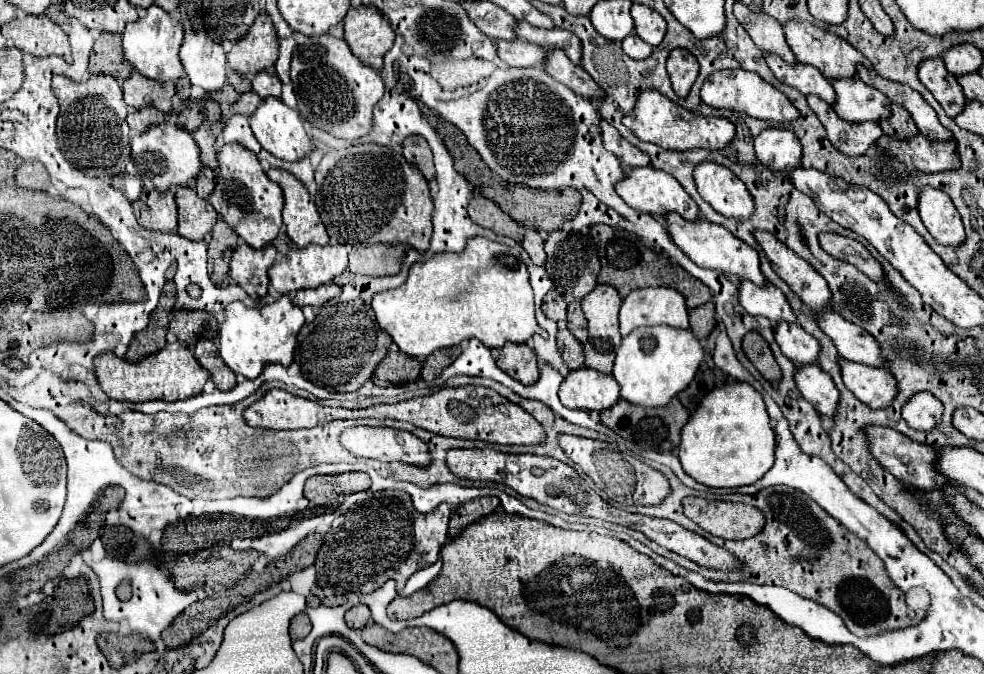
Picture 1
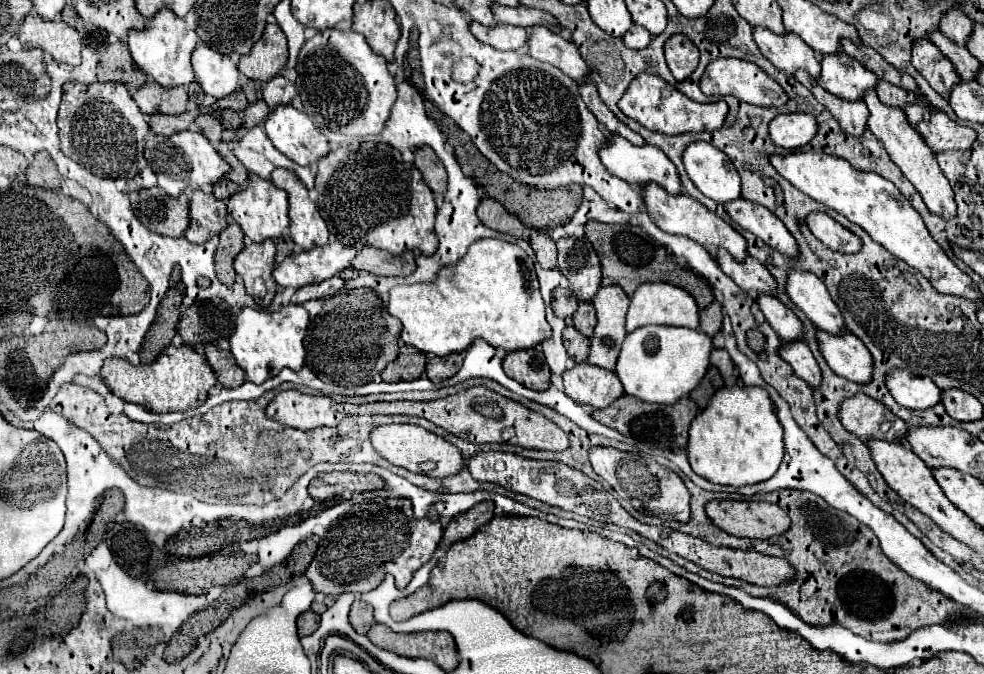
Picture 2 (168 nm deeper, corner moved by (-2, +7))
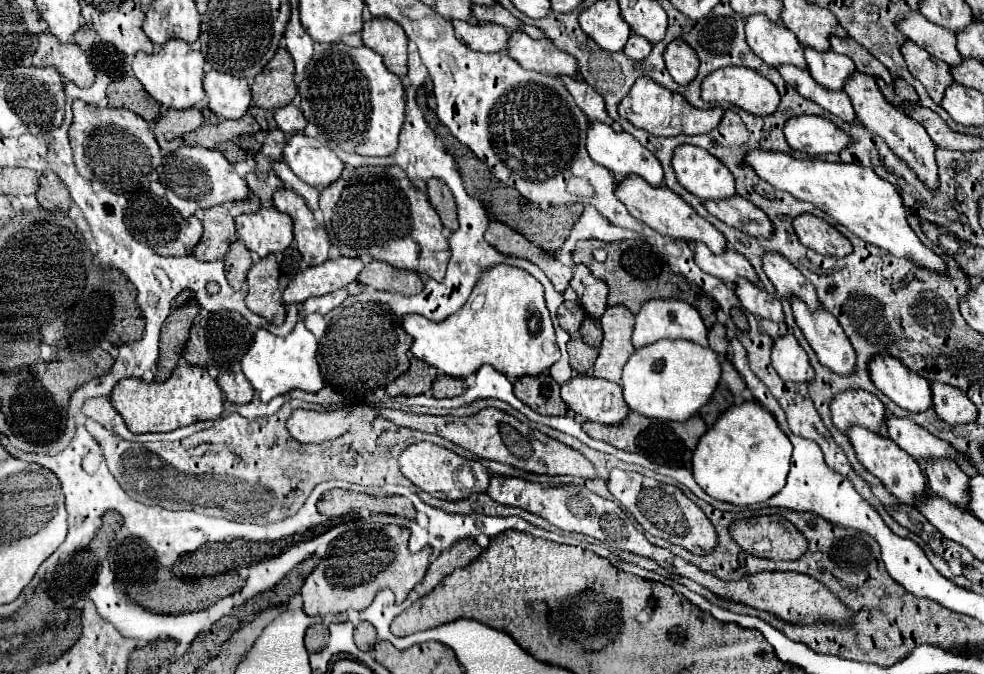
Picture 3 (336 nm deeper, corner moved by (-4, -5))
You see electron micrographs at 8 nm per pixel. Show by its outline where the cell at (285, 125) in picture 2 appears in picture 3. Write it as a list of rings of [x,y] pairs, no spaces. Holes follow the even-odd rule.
[[[302,132],[288,138],[284,160],[300,180],[314,188],[334,184],[344,170],[344,162],[328,146]]]

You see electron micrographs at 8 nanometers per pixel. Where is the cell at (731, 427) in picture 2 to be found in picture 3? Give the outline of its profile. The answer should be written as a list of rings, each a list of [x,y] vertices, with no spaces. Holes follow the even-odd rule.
[[[758,402],[730,406],[696,446],[692,470],[700,488],[722,502],[734,506],[758,504],[778,494],[788,476],[792,444],[780,430],[774,416]]]

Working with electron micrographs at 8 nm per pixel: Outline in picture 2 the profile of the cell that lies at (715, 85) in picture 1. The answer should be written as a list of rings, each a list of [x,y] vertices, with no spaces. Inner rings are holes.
[[[718,58],[716,62],[712,62],[704,76],[700,78],[700,88],[706,96],[736,96],[738,100],[746,102],[746,104],[754,104],[754,106],[774,106],[774,108],[782,108],[788,102],[788,94],[784,92],[784,88],[772,80],[764,70],[760,70],[756,64],[750,64],[746,60],[738,60],[738,58]]]

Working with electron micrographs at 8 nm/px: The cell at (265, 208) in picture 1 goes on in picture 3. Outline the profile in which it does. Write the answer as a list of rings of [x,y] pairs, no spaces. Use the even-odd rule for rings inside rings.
[[[260,208],[256,214],[236,216],[238,236],[246,238],[246,246],[260,258],[270,252],[282,252],[292,242],[292,220],[288,214],[272,208]]]

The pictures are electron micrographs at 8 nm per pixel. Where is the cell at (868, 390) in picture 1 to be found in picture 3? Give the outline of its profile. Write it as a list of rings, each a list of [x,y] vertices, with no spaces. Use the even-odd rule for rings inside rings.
[[[792,296],[790,302],[796,324],[820,362],[838,374],[850,374],[856,366],[856,354],[848,336],[844,336],[838,320],[826,308],[818,308],[816,312],[812,312],[796,296]]]

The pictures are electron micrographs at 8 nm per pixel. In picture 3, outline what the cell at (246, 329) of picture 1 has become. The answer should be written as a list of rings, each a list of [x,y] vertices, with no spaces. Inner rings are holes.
[[[298,322],[294,332],[288,334],[286,338],[280,338],[280,336],[260,328],[256,332],[256,338],[254,338],[250,350],[242,358],[242,370],[264,404],[270,402],[274,396],[288,394],[290,390],[304,390],[304,392],[316,394],[324,388],[316,352],[318,352],[318,340],[304,326],[304,322]]]

